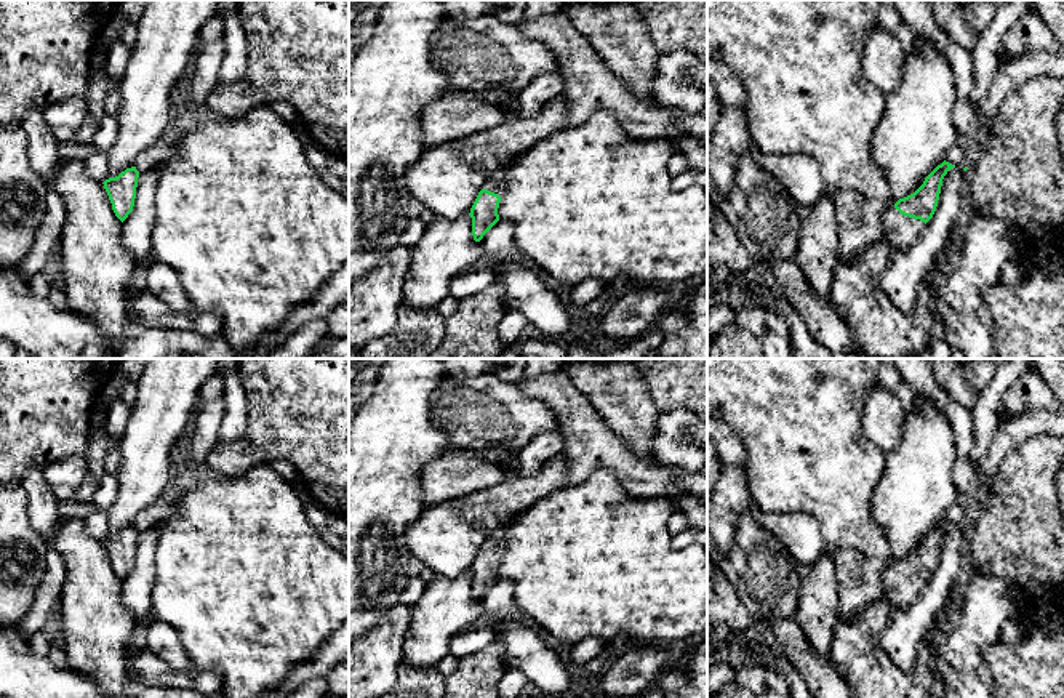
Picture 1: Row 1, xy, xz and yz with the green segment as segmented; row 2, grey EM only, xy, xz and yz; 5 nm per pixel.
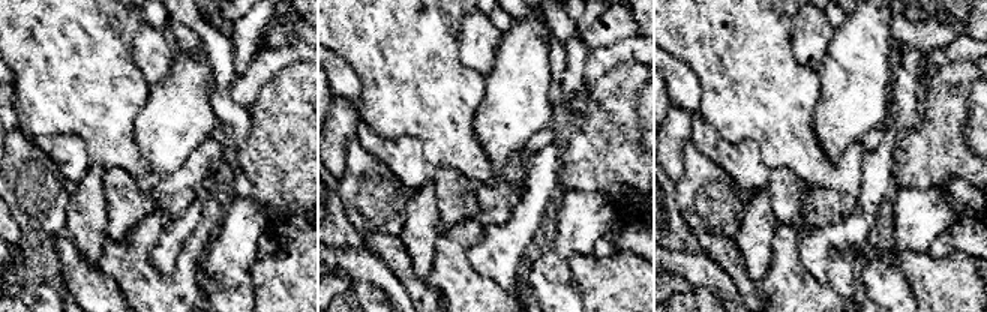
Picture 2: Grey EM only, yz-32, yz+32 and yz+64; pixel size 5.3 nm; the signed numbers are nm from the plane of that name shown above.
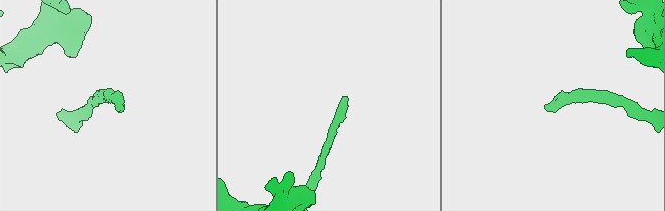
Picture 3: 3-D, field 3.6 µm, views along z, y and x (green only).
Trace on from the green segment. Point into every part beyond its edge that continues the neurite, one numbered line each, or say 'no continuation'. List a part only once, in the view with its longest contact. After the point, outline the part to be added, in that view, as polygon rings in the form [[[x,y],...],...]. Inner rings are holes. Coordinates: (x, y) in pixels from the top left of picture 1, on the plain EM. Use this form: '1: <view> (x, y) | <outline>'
1: yz (901, 589) | [[[896,567],[883,570],[883,584],[886,588],[882,600],[898,608],[910,605],[922,592],[925,581],[901,573]]]

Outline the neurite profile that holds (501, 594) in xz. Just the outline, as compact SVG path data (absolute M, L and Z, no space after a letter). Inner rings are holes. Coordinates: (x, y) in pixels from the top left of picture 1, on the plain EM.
M499 578L480 599L485 612L498 612L515 604L515 588L510 580Z

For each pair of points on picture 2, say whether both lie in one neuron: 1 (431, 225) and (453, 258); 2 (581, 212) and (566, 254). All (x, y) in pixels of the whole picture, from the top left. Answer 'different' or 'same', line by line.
1: different
2: same

